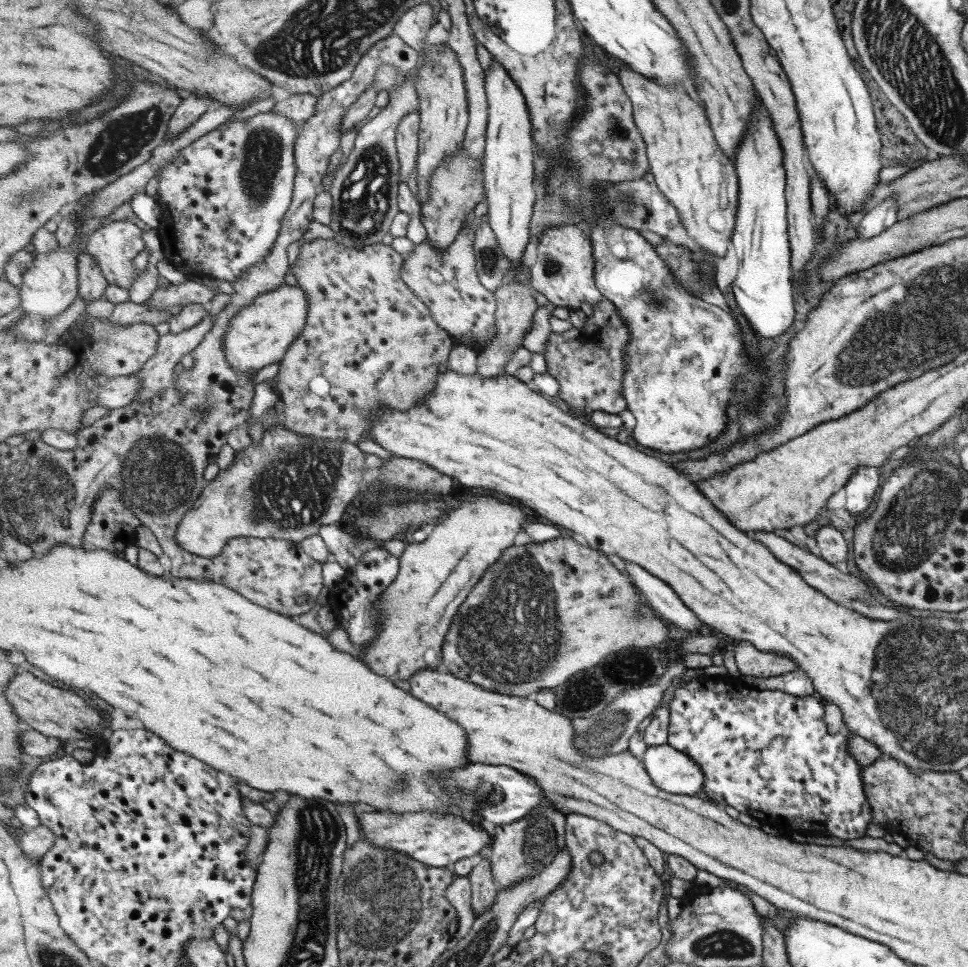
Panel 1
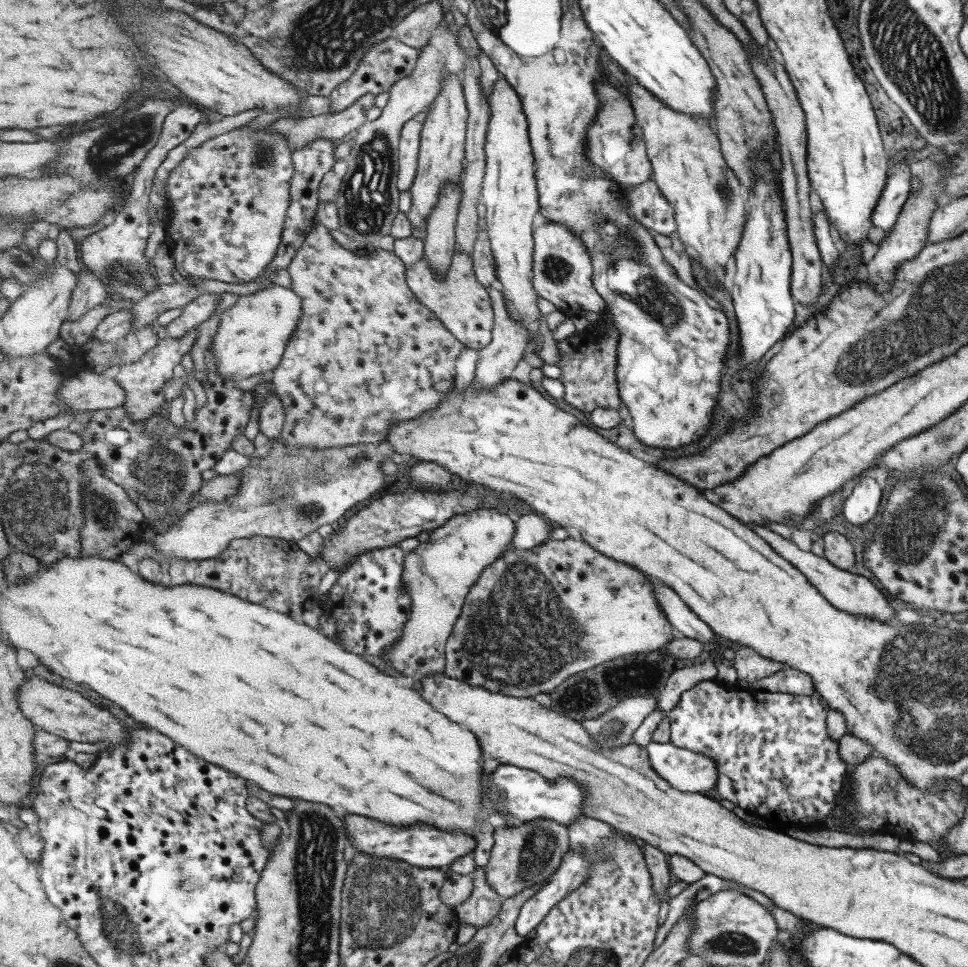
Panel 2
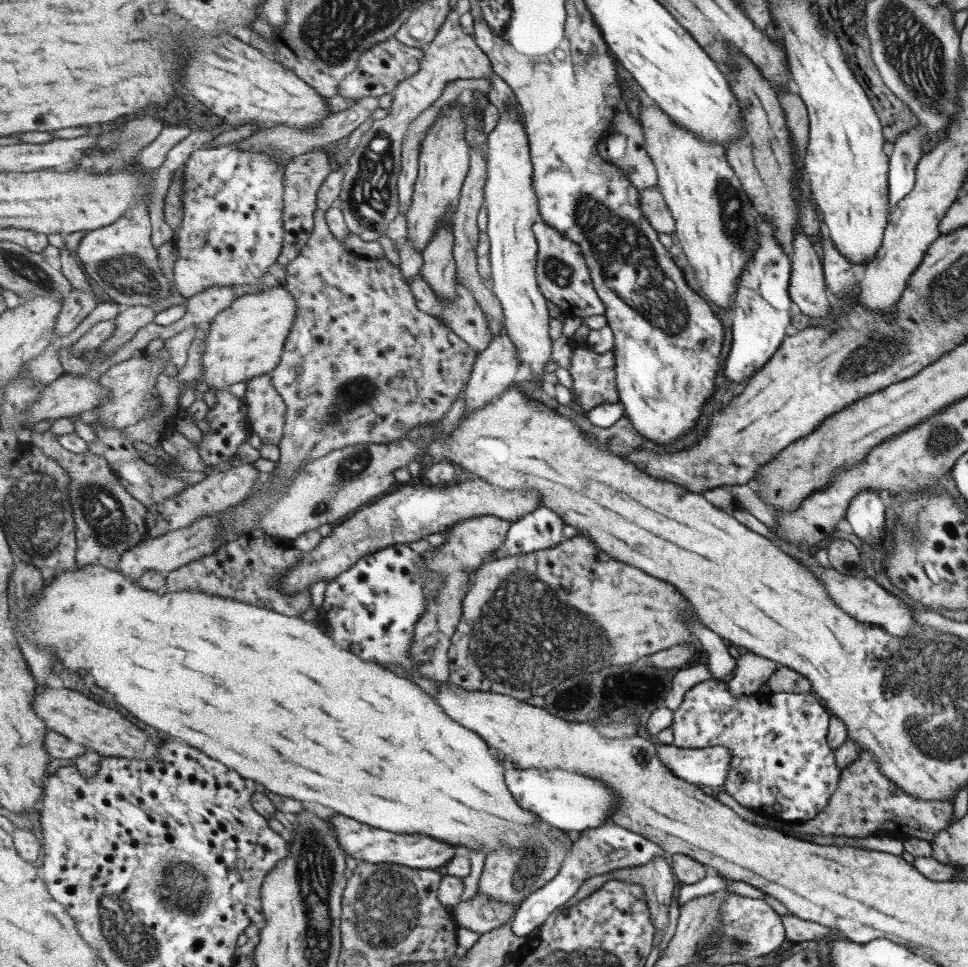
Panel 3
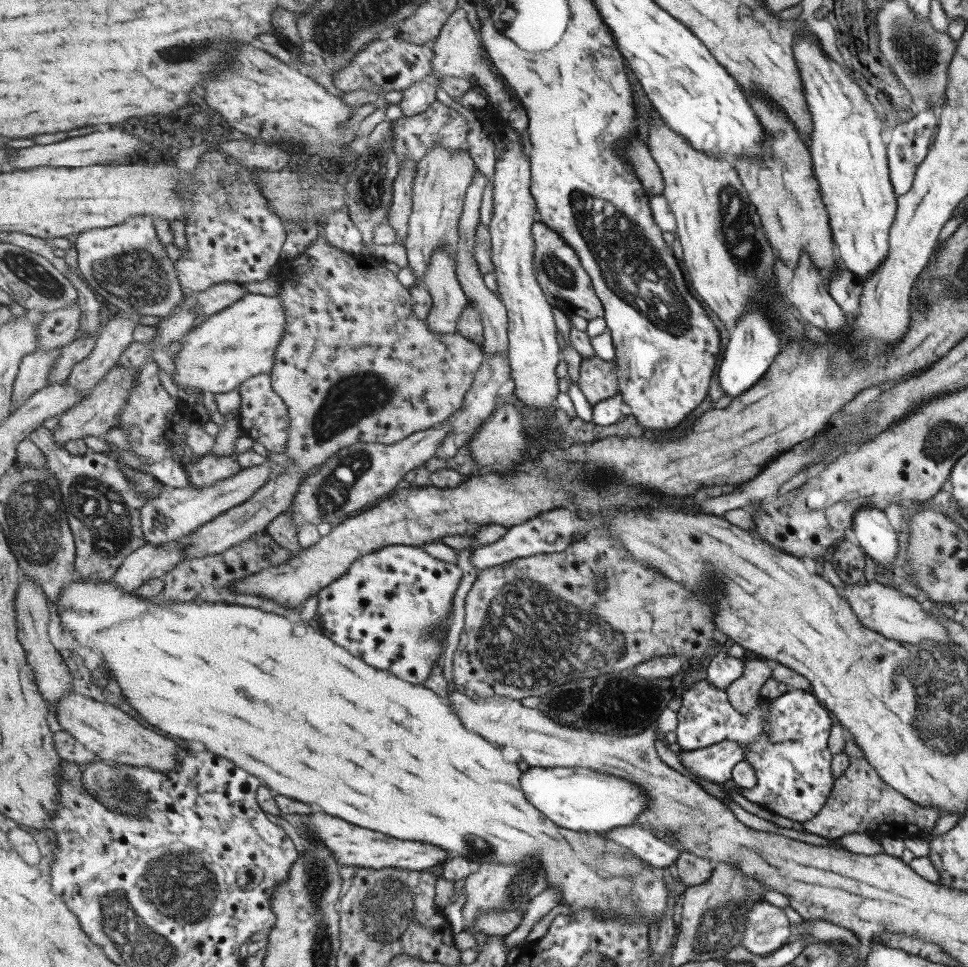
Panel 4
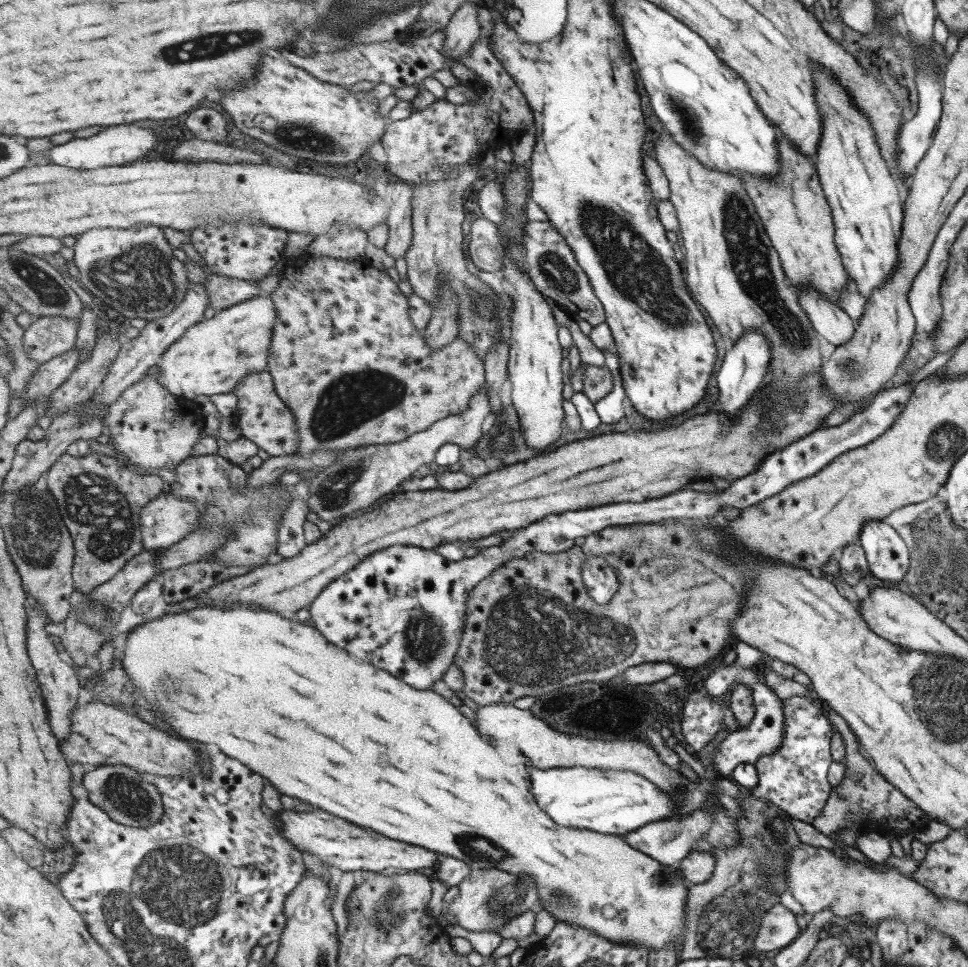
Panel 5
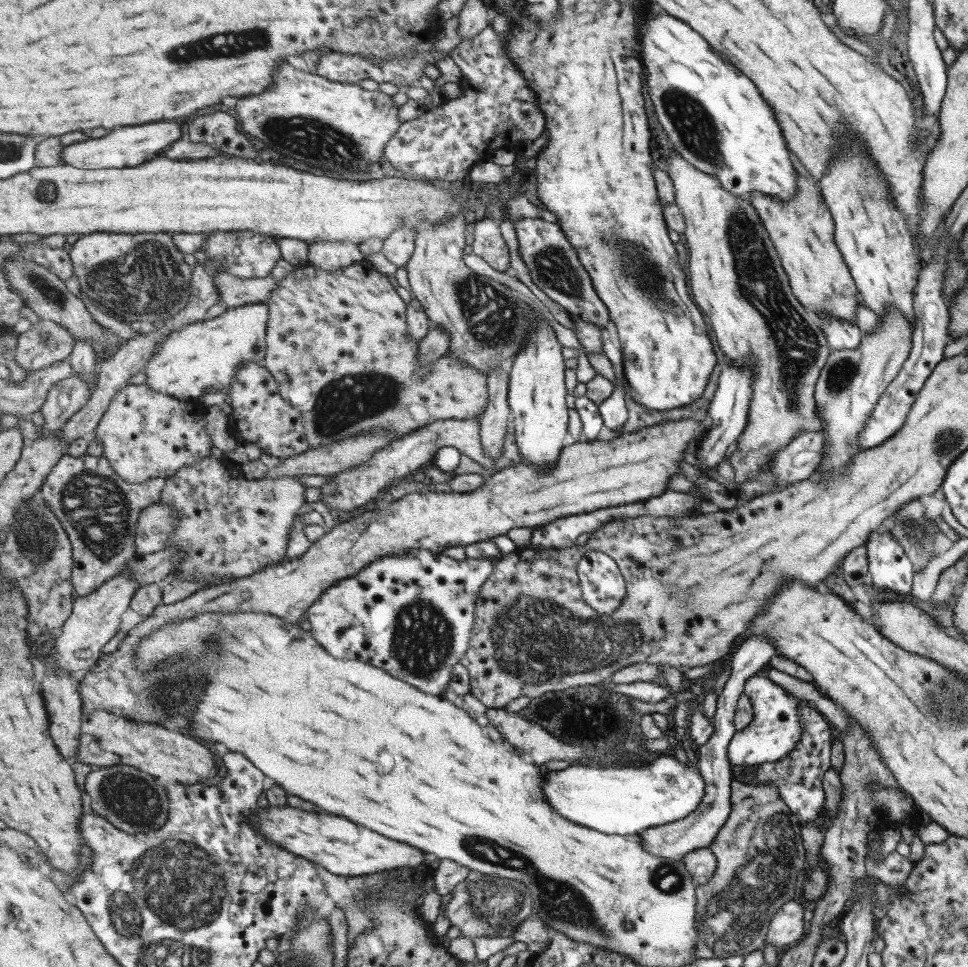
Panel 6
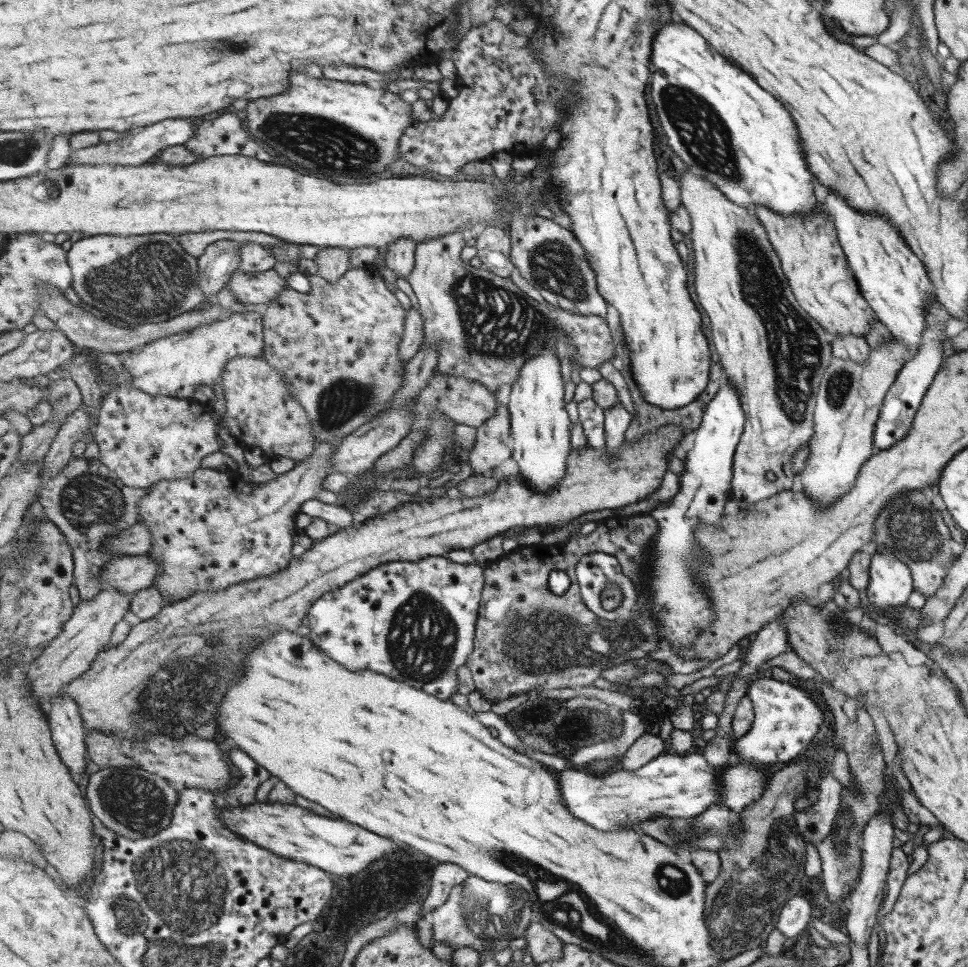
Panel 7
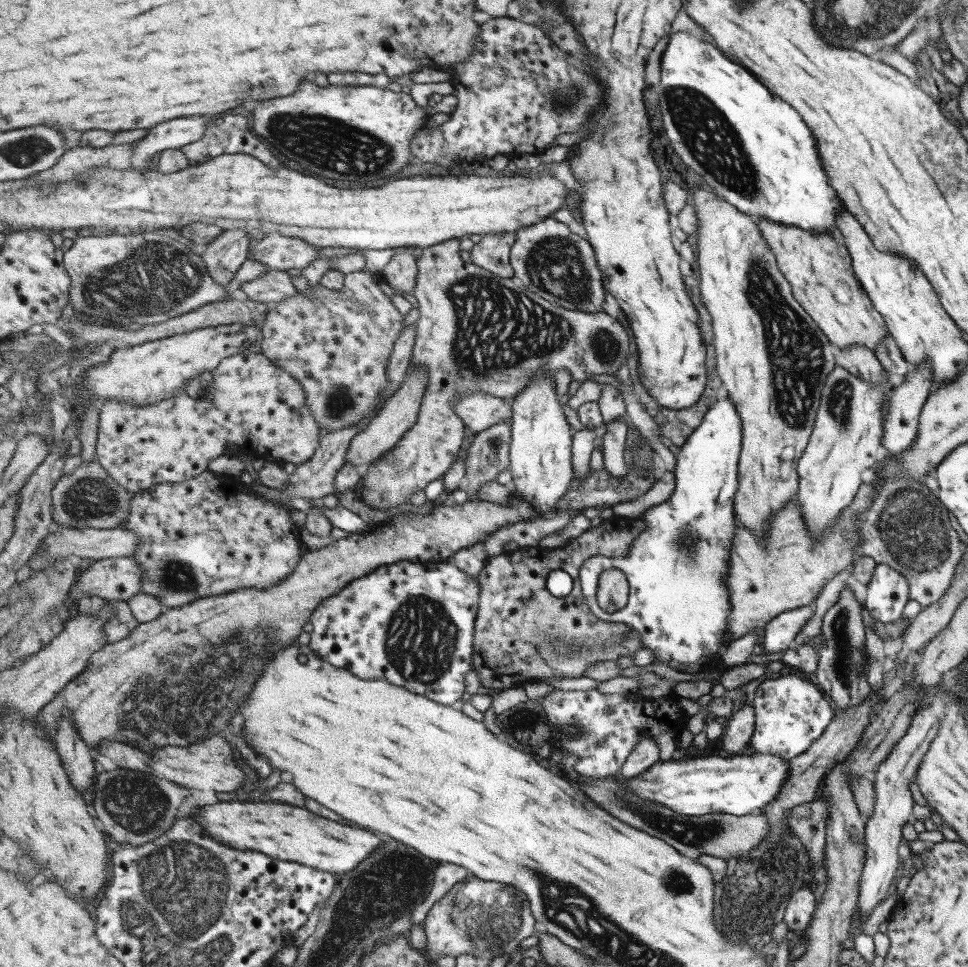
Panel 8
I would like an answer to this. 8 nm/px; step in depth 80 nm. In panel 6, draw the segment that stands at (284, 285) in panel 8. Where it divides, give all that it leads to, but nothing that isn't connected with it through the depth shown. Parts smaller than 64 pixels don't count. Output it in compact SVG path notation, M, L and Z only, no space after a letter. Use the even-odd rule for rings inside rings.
M214 272L213 280L221 292L220 300L228 309L249 304L267 303L271 296L271 290L277 289L278 282L273 276L261 279L241 279L235 274Z

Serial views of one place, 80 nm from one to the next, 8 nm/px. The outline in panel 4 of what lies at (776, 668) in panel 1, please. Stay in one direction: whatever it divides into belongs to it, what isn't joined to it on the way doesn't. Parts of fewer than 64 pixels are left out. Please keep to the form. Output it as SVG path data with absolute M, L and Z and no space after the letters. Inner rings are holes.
M758 657L742 659L742 675L724 691L729 704L745 715L757 704L760 686L770 677L774 663Z

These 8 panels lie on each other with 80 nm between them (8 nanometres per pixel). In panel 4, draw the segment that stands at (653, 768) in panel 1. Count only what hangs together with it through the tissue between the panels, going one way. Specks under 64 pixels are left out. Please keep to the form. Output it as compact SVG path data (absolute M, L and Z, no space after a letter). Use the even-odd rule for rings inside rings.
M722 740L707 748L695 751L682 751L676 747L679 762L697 778L722 785L731 779L731 770L741 761L747 752L746 744Z

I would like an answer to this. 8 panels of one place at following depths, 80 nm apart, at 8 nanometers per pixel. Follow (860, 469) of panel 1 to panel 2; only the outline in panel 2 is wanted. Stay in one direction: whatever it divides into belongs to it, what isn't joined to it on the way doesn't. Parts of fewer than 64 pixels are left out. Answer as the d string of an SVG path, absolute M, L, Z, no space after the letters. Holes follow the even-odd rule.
M865 476L857 480L857 484L852 486L851 493L843 502L842 515L855 526L863 526L869 522L881 500L881 488L877 485L875 478Z

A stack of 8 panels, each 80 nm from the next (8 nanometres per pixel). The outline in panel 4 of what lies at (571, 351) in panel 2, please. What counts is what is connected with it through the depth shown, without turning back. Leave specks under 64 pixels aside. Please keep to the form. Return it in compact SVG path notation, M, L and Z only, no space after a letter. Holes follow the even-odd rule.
M595 355L582 358L578 384L591 407L601 400L611 399L613 394L618 393L614 361L606 361Z

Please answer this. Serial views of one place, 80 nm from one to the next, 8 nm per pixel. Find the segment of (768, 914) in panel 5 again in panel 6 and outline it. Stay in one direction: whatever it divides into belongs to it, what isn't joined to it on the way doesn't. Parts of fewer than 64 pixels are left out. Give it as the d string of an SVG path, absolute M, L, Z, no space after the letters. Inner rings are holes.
M793 900L782 904L769 919L764 941L778 950L795 944L804 934L802 910L801 904Z

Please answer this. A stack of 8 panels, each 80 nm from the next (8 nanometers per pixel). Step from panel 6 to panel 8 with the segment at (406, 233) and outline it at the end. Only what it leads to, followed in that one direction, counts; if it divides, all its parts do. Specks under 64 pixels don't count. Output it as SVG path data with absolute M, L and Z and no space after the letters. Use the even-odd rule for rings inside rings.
M403 248L393 257L393 260L383 271L384 279L388 286L395 290L395 294L403 292L414 294L417 286L417 276L419 276L418 259L413 256L411 248Z

